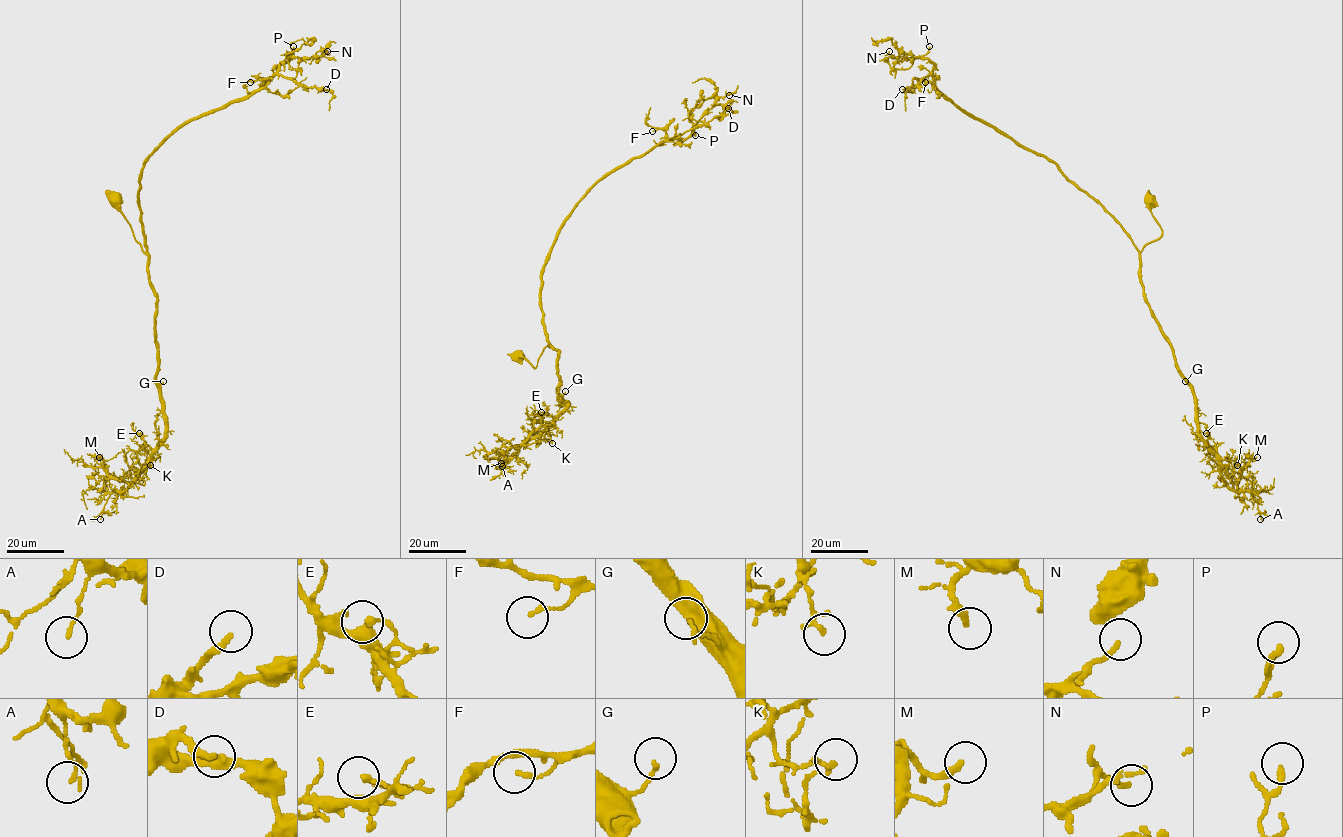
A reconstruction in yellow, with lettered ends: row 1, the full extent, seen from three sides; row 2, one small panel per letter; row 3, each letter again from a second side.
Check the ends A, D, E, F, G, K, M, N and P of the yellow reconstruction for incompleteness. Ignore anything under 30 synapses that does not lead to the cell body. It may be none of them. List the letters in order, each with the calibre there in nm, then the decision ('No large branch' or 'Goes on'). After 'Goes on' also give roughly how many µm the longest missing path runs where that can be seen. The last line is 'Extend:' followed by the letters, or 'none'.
A: Thickness 110 nm. No large branch
D: Thickness 220 nm. Goes on. Missing length about 10 µm
E: Thickness 170 nm. No large branch
F: Thickness 150 nm. No large branch
G: Thickness 140 nm. No large branch
K: Thickness 190 nm. No large branch
M: Thickness 240 nm. No large branch
N: Thickness 170 nm. No large branch
P: Thickness 170 nm. No large branch
Extend: D

